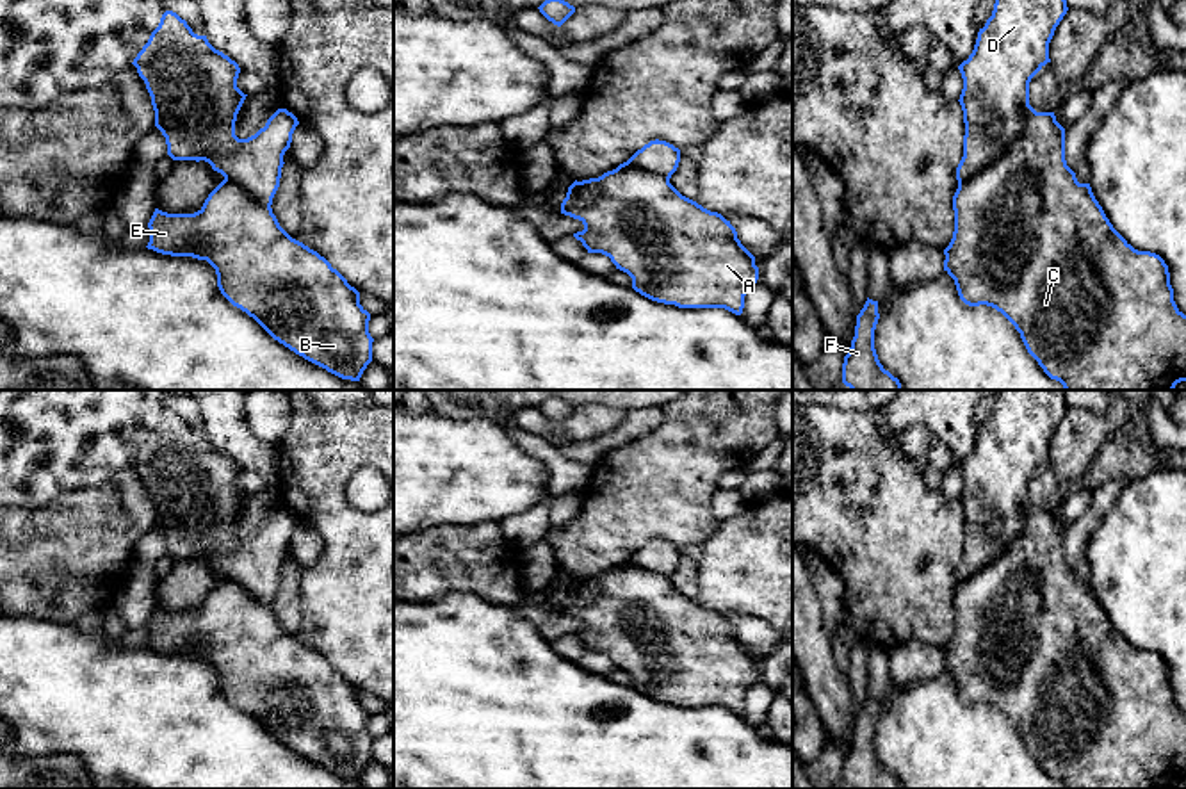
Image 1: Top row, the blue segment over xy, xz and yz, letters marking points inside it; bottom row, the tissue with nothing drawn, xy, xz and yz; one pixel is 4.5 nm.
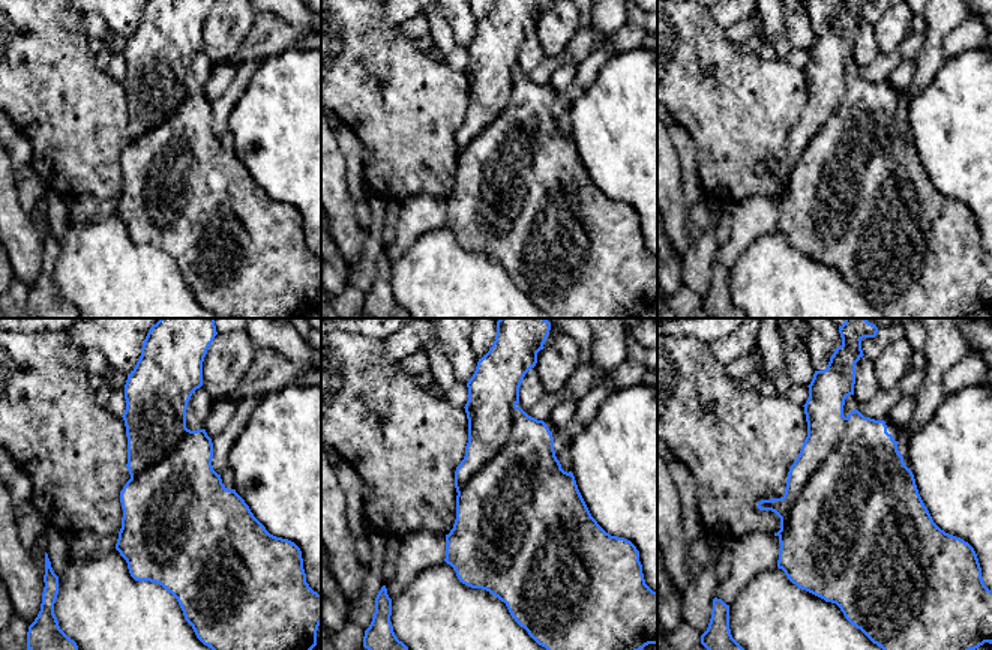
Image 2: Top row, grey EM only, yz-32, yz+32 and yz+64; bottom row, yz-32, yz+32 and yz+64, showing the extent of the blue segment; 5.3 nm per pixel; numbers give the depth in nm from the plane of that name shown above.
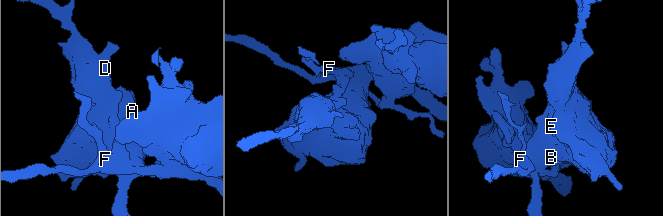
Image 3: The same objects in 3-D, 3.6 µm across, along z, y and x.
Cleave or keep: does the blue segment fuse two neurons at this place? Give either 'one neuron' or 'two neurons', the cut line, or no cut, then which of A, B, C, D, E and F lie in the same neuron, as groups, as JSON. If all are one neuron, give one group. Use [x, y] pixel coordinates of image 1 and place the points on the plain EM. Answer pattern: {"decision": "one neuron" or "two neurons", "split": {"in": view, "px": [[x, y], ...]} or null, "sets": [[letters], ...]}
{"decision": "two neurons", "split": {"in": "yz", "px": [[1028, 499], [1024, 524], [1017, 538], [996, 560], [958, 585]]}, "sets": [["A", "B", "C", "E", "F"], ["D"]]}

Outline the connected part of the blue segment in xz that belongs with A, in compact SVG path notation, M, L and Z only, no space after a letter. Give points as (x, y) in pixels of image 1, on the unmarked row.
M630 559L604 572L589 600L581 597L575 579L561 613L584 623L573 636L588 652L609 655L632 677L632 687L652 700L678 707L725 707L741 714L744 695L759 679L755 655L741 643L730 620L682 595L670 577L641 570Z

